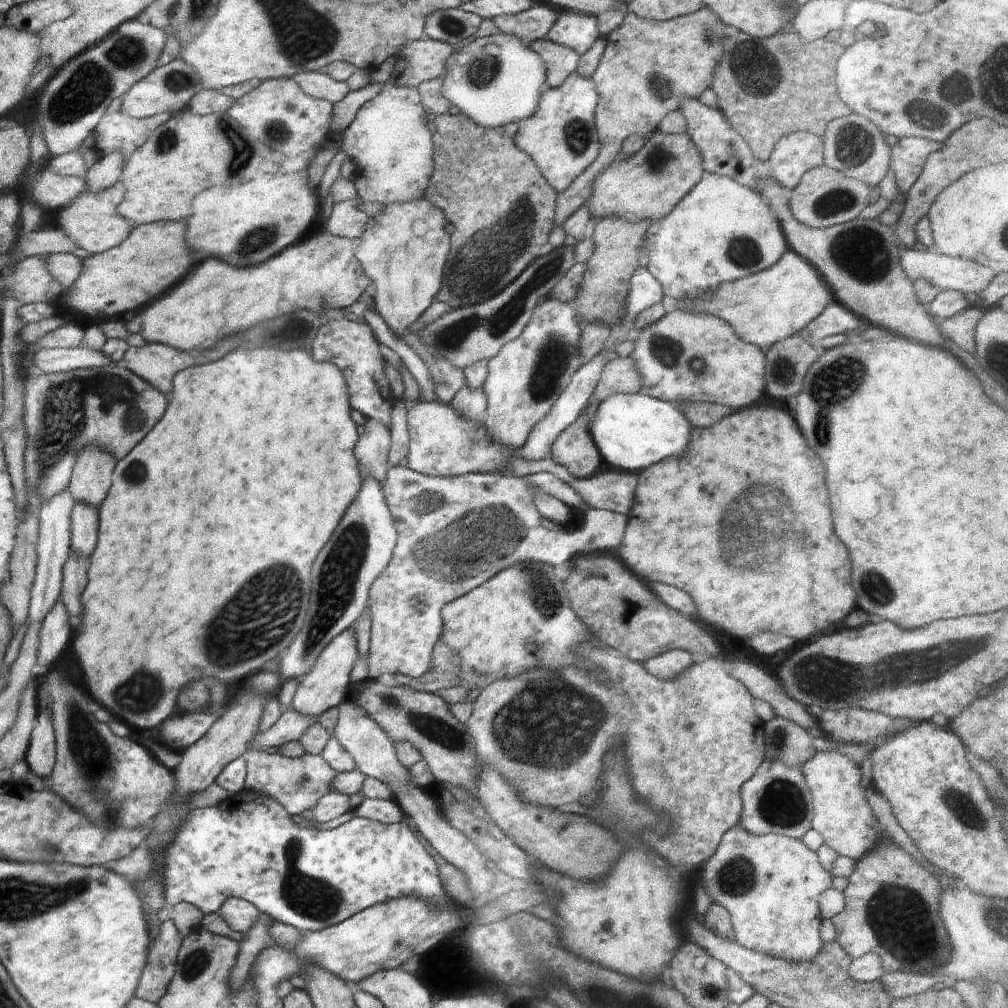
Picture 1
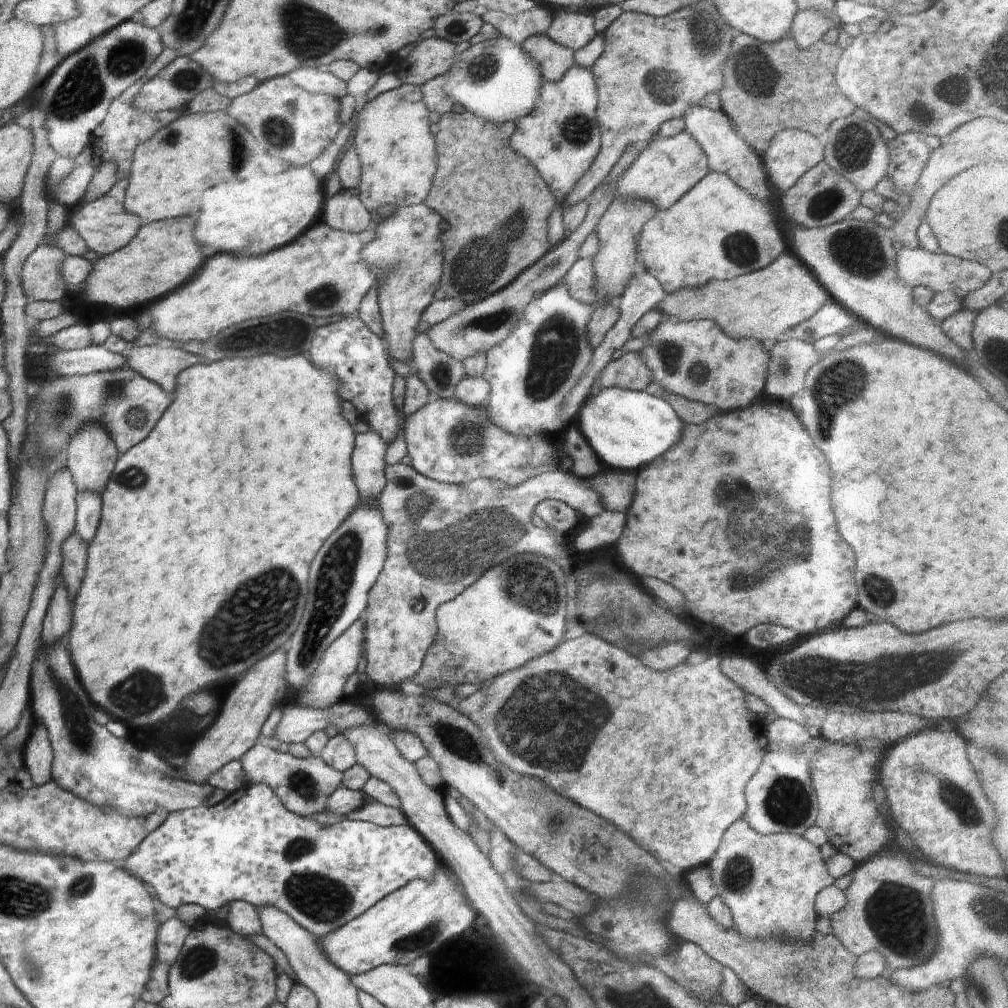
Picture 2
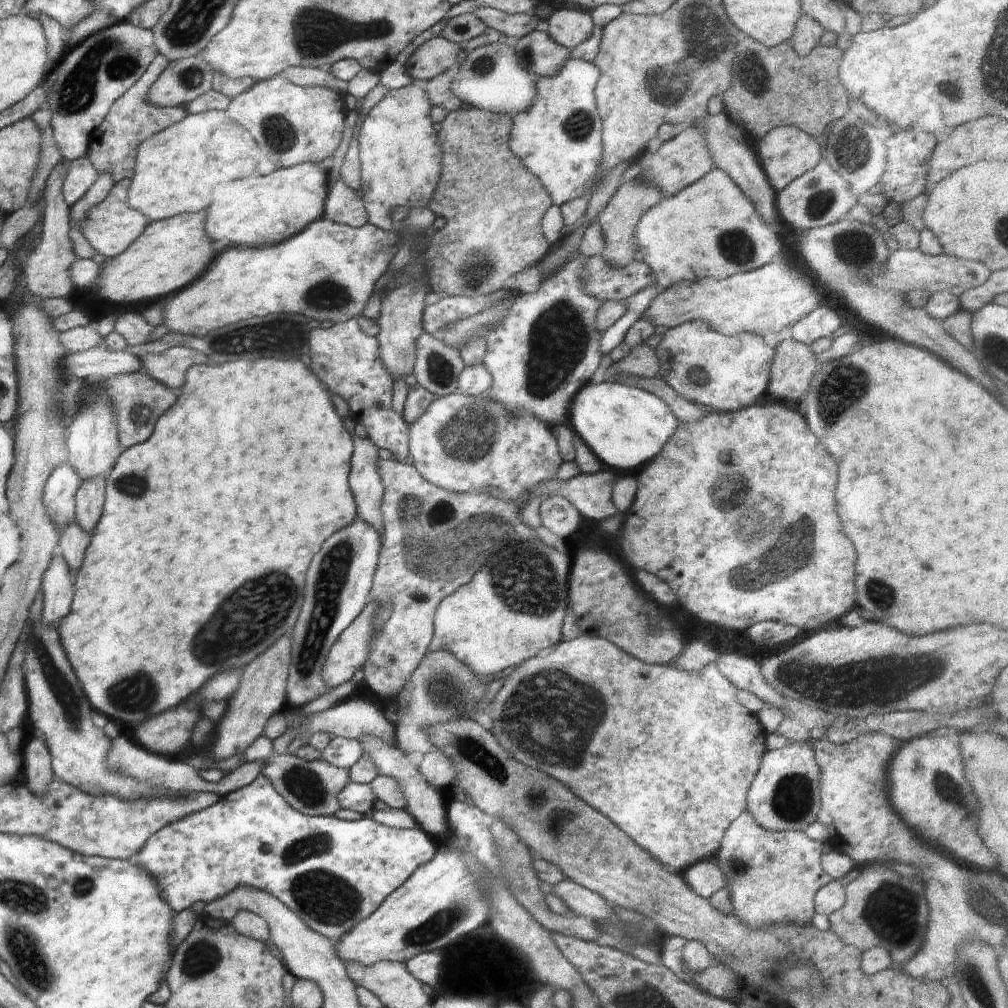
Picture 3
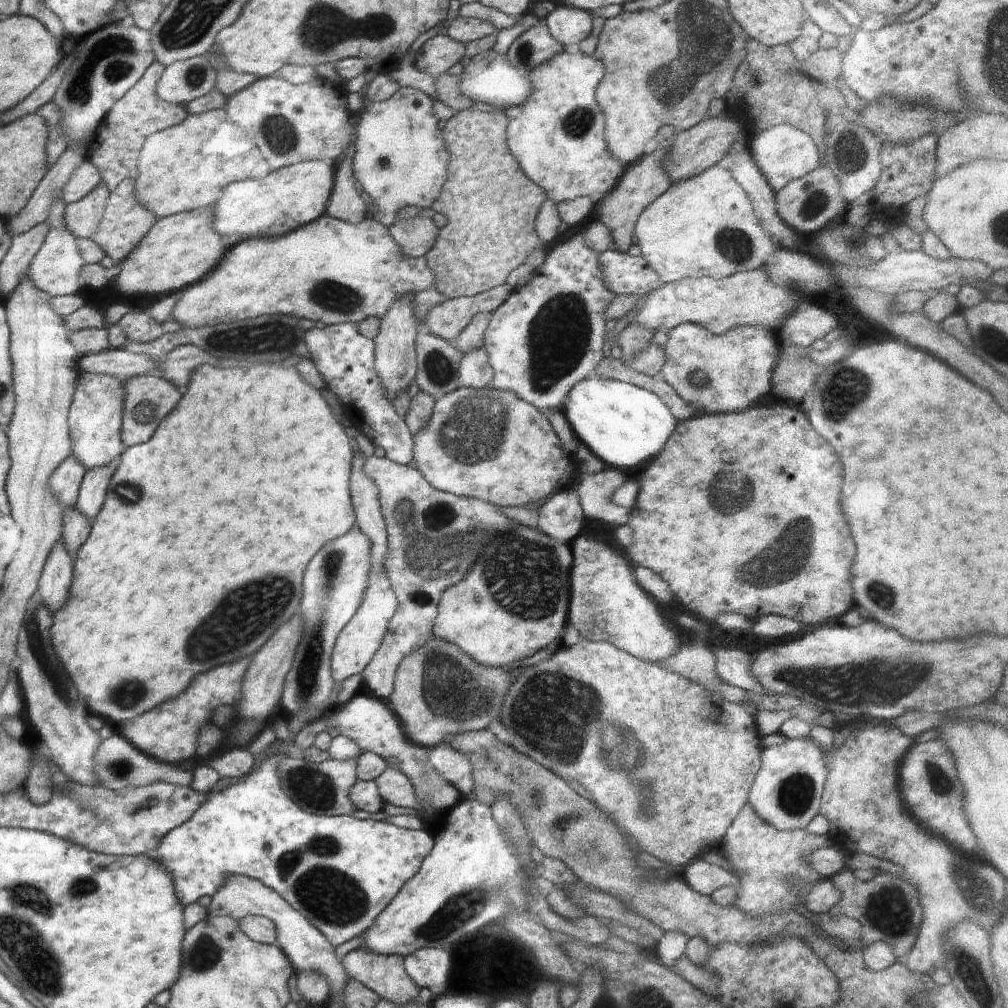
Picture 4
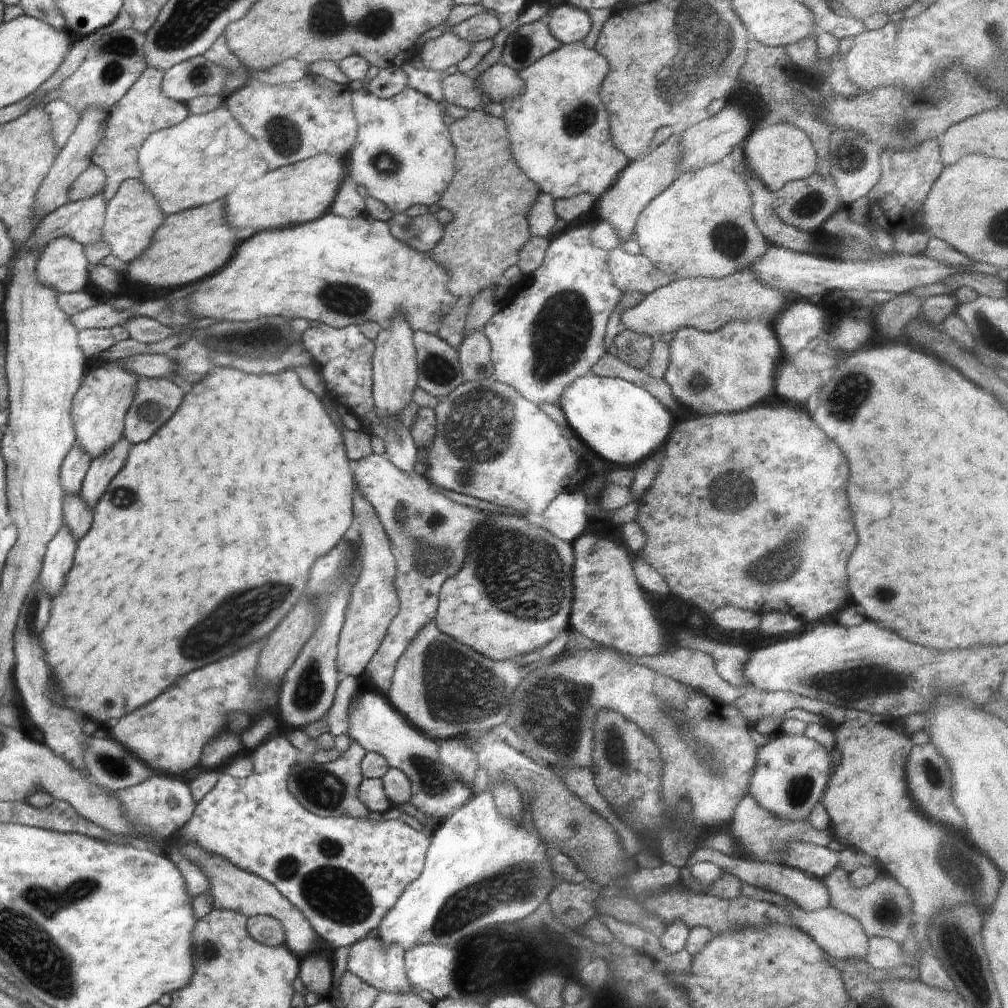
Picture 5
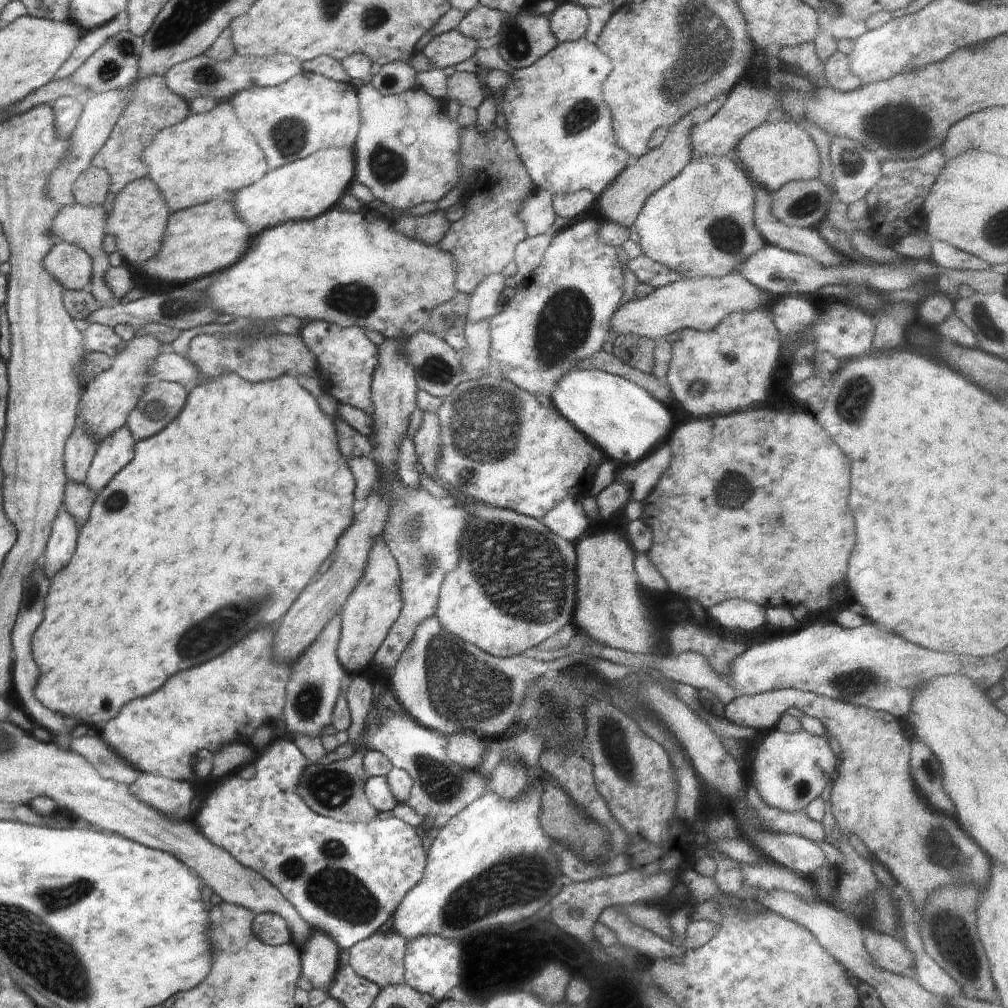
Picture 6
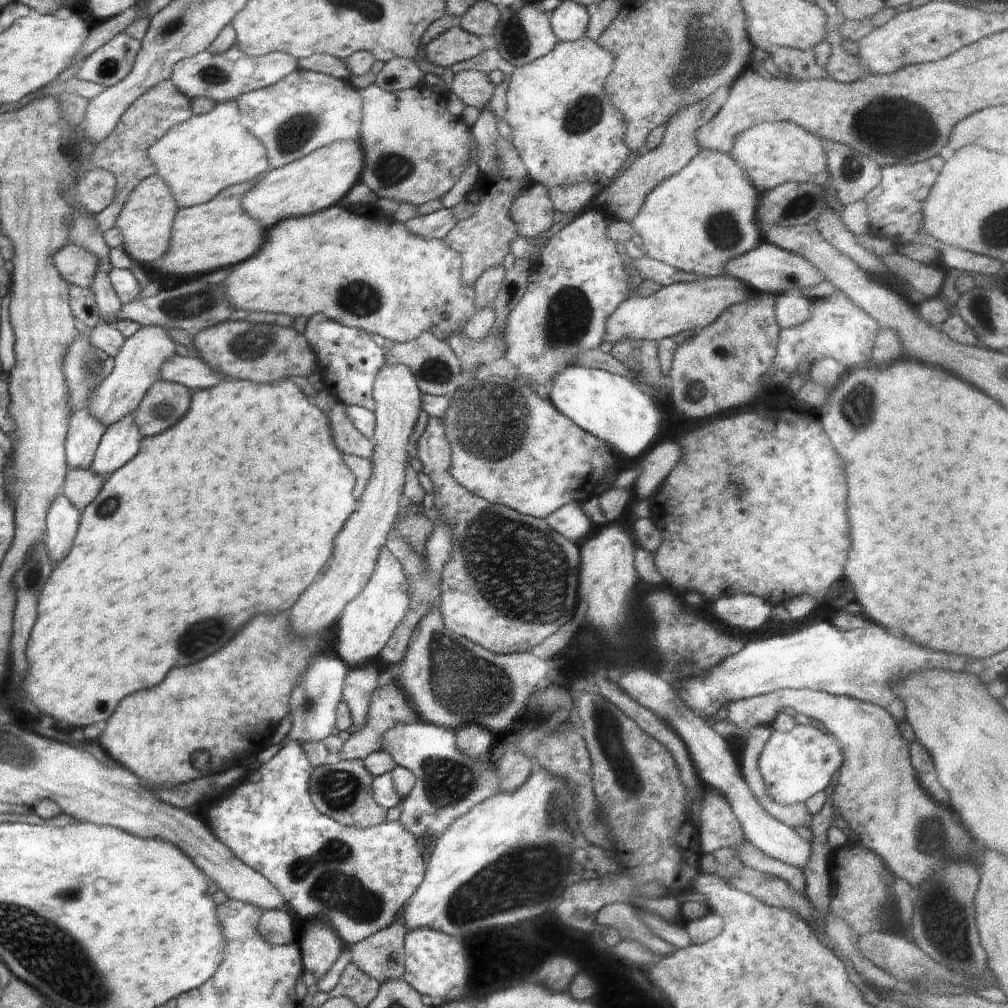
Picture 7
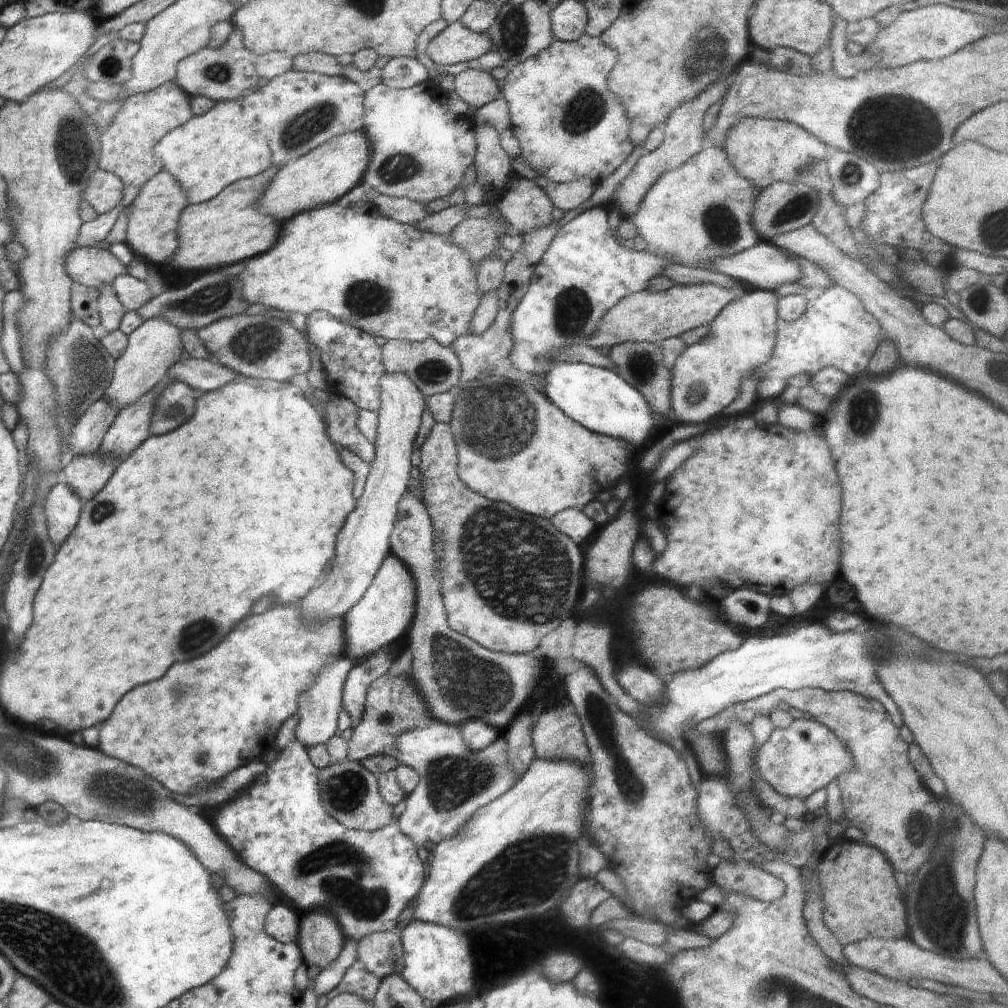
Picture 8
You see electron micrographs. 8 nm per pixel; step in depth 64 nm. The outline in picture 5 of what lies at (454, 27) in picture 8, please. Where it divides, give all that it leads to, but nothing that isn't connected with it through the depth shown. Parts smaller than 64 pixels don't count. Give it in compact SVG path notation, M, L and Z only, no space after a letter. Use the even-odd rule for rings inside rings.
M446 31L435 39L428 40L418 53L426 69L444 71L448 66L456 66L471 51L471 43L457 34Z

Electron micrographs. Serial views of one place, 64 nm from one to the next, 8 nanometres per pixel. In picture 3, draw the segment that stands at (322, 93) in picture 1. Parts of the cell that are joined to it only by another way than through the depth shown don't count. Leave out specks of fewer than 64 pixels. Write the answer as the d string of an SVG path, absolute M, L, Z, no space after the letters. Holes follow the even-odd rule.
M308 65L289 66L281 74L295 85L321 86L346 94L347 82L337 79L327 68L319 69Z

